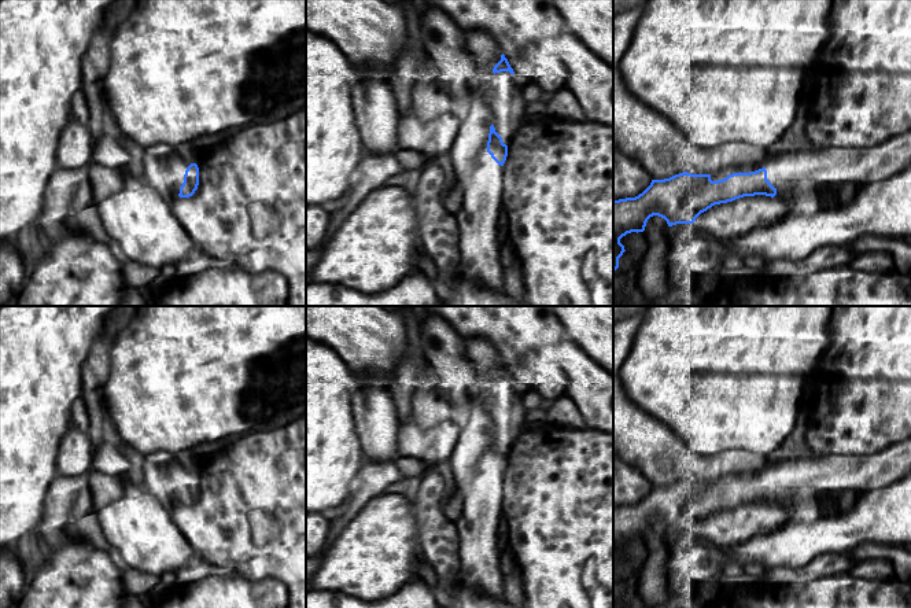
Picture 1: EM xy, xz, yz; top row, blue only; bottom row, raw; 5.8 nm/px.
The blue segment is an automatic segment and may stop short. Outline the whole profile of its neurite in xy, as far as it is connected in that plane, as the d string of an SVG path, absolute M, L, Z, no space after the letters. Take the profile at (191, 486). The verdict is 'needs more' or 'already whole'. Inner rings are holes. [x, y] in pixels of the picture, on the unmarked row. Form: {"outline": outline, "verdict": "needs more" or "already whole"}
{"outline": "M191 471L184 482L184 490L180 494L180 505L189 505L195 501L199 493L199 475L196 471Z", "verdict": "already whole"}

